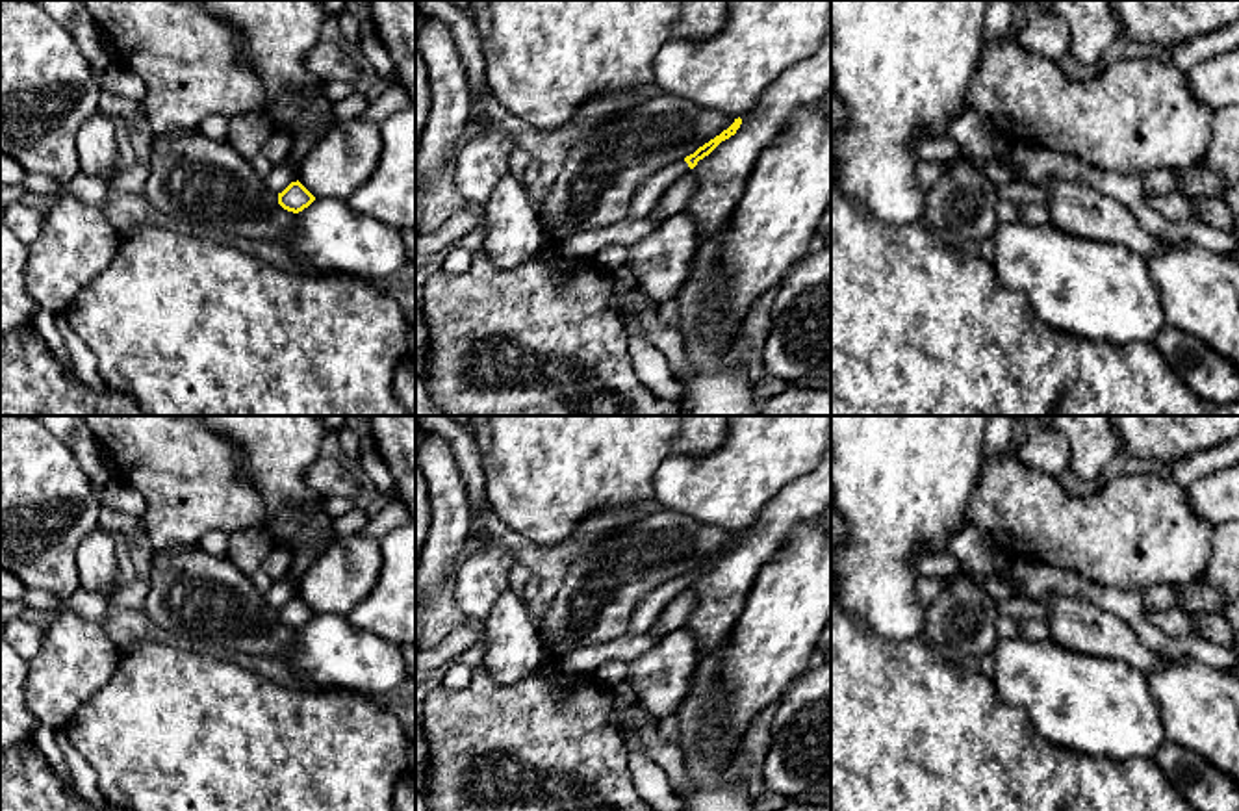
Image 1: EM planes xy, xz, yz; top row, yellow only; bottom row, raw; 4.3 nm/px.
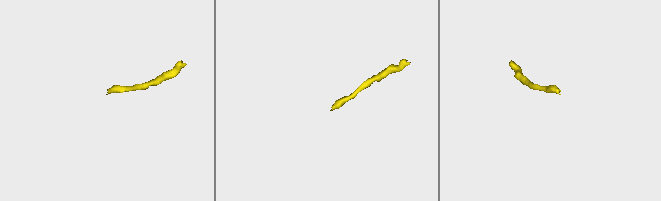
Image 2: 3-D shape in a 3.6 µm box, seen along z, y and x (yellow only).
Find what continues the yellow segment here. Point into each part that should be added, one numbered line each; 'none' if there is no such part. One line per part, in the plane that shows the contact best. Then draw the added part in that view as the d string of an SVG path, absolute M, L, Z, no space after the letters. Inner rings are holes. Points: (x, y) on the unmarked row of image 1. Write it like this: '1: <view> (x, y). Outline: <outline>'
1: xz (648, 609). Outline: M679 575L644 596L631 614L629 633L640 637L649 631L664 607L686 588L690 588L688 579Z

